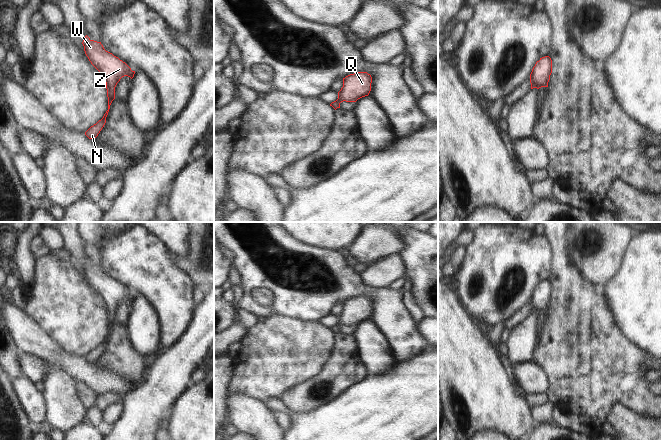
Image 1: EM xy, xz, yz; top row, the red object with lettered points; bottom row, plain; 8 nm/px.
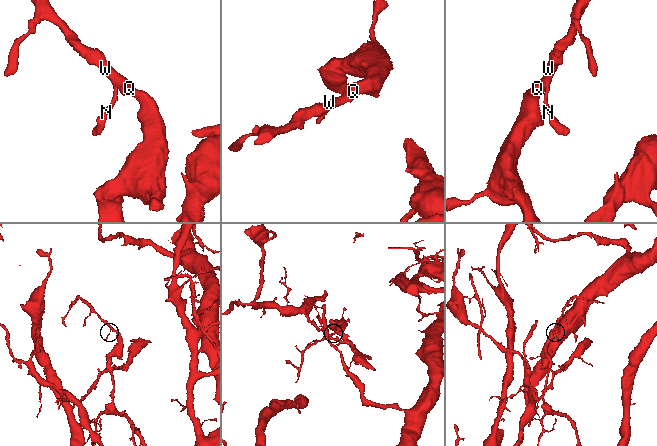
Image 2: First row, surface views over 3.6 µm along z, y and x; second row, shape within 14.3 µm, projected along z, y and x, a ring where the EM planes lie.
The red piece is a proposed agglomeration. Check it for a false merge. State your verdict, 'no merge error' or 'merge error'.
no merge error

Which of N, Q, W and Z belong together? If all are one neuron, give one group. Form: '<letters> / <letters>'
N Q W Z

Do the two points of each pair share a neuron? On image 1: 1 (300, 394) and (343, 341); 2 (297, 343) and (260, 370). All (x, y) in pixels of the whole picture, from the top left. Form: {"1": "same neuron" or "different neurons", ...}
{"1": "same neuron", "2": "same neuron"}

